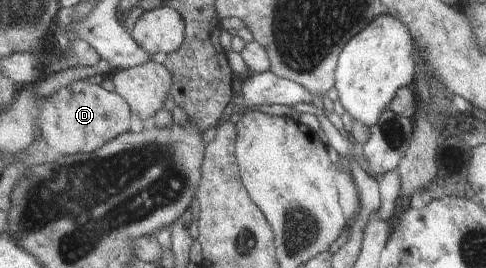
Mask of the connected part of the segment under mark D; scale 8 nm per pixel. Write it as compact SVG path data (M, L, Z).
M90 79L78 80L69 88L47 97L43 109L42 135L52 149L64 155L90 153L130 132L132 114L130 104L117 91L106 91L99 82Z

